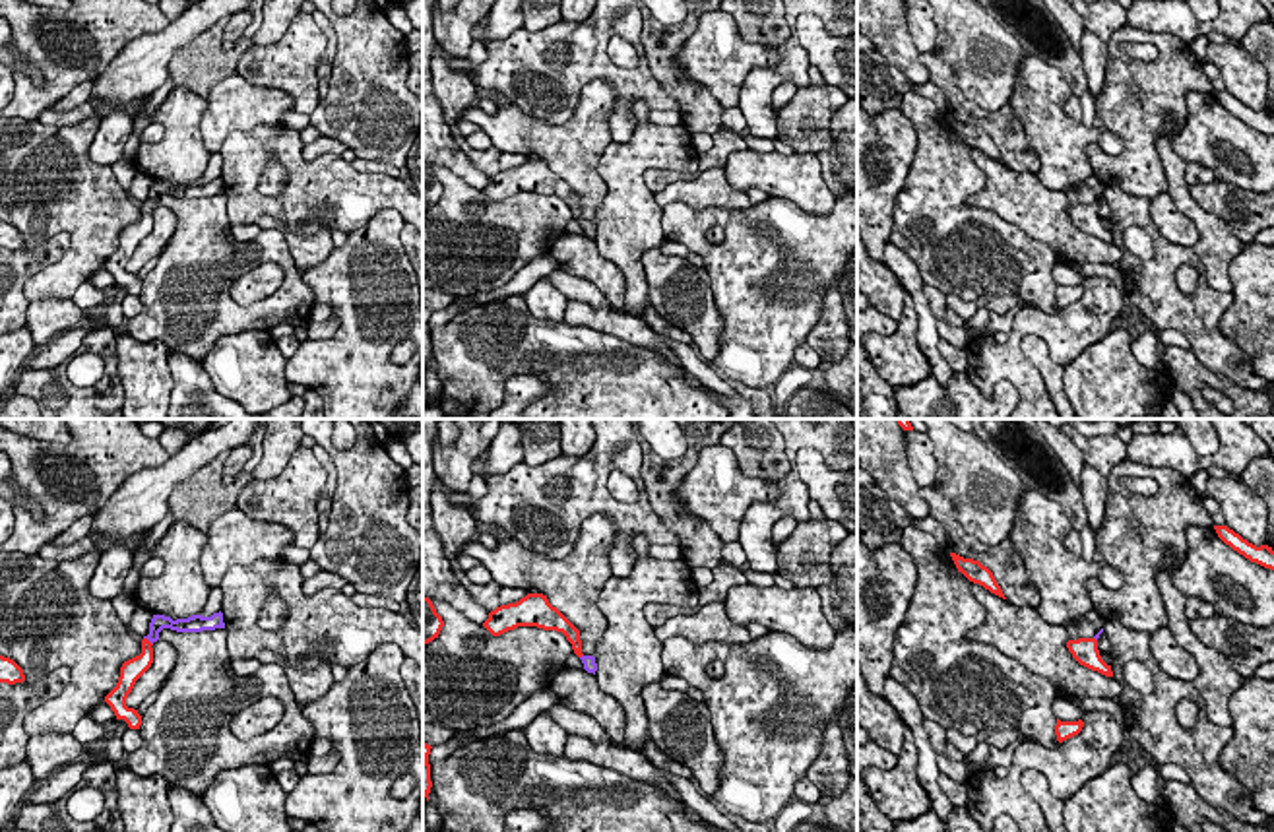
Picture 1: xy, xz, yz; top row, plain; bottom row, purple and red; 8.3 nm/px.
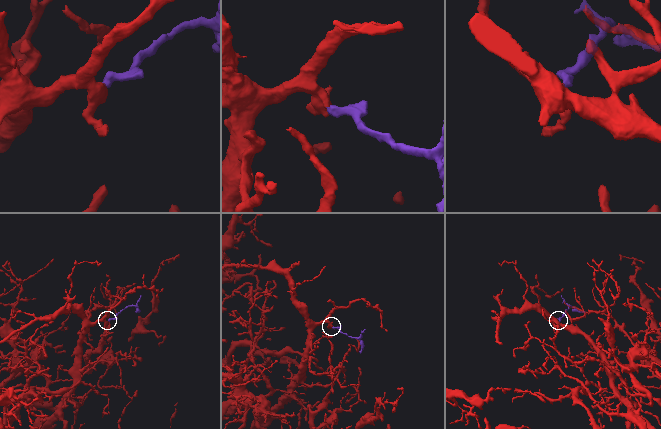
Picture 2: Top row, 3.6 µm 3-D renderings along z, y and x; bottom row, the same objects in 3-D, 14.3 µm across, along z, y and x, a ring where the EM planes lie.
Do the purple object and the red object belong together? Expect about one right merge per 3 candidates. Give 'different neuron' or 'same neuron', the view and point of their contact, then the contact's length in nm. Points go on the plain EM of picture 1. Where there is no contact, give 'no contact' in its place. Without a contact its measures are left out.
same neuron; meets purple in xy at (148, 204); contact 110 nm long

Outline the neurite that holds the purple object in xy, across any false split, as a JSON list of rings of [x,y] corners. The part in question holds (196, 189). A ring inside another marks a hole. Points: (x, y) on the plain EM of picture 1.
[[[221,176],[213,178],[211,182],[192,180],[188,184],[176,186],[165,180],[153,180],[149,188],[149,200],[142,206],[142,219],[122,229],[116,252],[105,262],[105,268],[114,277],[116,285],[124,285],[130,295],[140,295],[142,281],[138,279],[138,275],[126,272],[126,264],[132,258],[136,246],[151,233],[151,211],[159,206],[159,198],[163,194],[171,194],[176,198],[202,198],[225,194],[225,188]]]

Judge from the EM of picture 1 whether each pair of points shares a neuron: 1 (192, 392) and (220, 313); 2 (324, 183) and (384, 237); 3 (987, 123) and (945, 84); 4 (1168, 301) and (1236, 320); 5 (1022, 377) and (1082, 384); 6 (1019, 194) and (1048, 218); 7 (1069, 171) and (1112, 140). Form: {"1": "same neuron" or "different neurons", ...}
{"1": "different neurons", "2": "different neurons", "3": "same neuron", "4": "different neurons", "5": "different neurons", "6": "same neuron", "7": "same neuron"}

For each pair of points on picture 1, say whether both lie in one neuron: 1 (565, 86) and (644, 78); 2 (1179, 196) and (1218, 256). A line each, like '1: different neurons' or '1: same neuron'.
1: same neuron
2: same neuron

